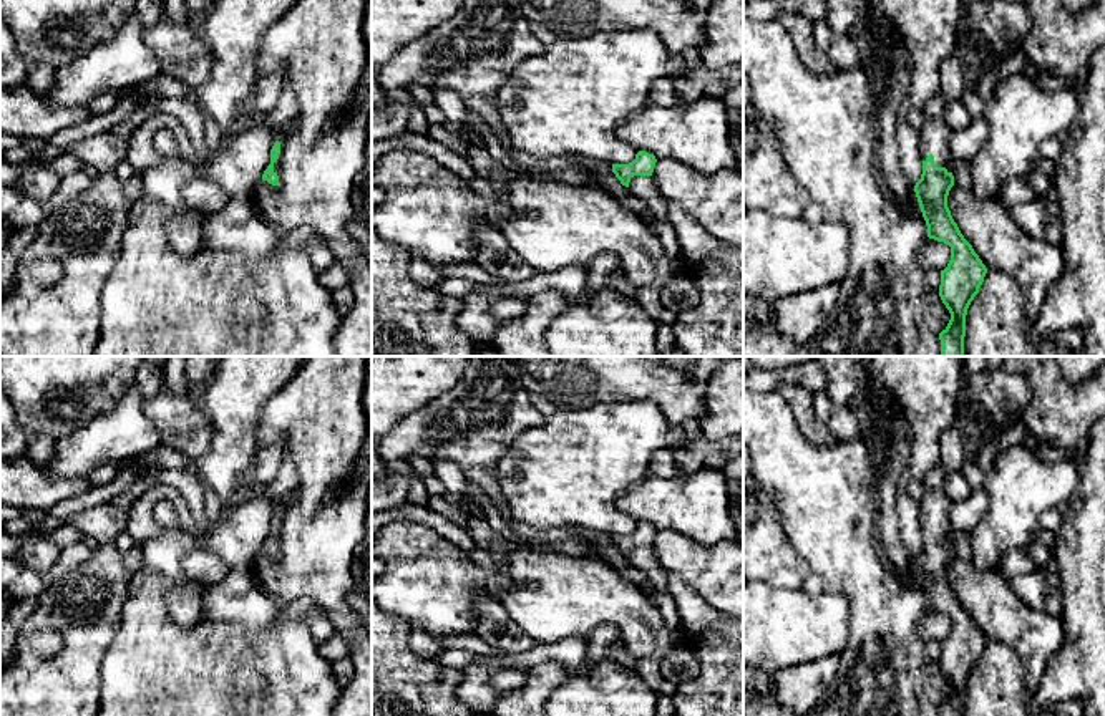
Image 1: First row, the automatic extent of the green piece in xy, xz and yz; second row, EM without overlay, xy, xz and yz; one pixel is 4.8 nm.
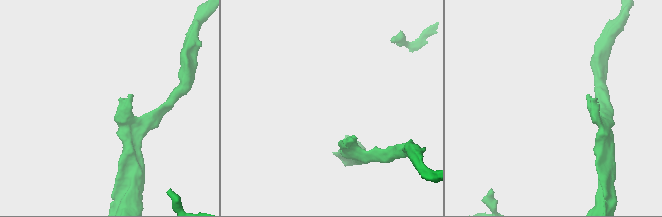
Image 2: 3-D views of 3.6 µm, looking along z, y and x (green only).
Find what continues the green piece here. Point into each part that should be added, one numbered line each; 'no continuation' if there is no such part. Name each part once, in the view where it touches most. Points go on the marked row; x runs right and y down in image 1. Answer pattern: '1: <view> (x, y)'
1: yz (933, 138)

